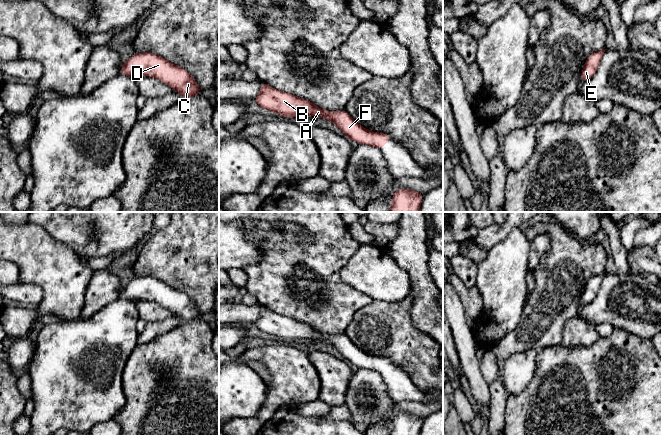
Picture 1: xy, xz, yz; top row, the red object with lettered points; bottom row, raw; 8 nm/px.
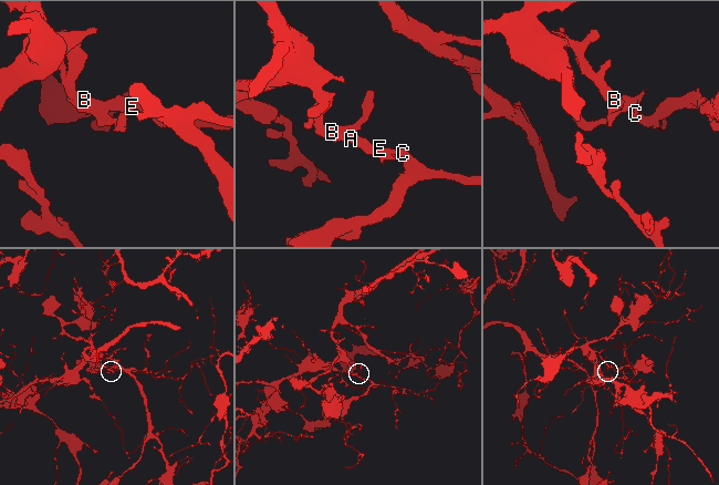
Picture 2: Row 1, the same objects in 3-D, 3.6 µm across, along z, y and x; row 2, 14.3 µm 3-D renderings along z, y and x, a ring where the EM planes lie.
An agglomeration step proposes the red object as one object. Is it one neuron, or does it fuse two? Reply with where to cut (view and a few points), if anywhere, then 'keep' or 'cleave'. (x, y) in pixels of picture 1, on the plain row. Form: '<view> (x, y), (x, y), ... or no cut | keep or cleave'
no cut | keep

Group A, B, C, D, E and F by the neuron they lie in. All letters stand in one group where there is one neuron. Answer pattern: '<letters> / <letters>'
A B C D E F

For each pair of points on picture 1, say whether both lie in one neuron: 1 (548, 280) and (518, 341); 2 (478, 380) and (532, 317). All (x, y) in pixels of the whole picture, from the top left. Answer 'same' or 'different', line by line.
1: same
2: different

